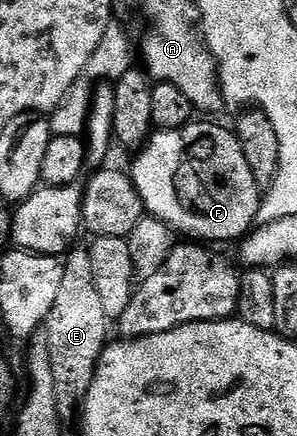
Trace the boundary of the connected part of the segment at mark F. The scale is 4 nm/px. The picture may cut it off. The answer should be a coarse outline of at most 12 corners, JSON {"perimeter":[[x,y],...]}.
{"perimeter":[[194,121],[136,152],[152,218],[240,240],[263,189],[230,128]]}

